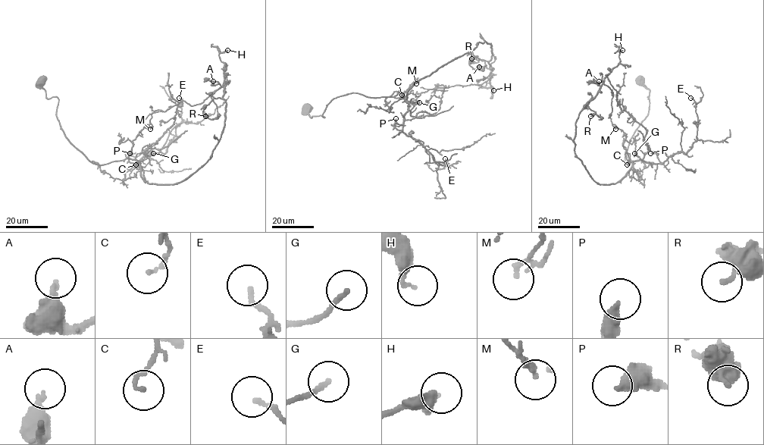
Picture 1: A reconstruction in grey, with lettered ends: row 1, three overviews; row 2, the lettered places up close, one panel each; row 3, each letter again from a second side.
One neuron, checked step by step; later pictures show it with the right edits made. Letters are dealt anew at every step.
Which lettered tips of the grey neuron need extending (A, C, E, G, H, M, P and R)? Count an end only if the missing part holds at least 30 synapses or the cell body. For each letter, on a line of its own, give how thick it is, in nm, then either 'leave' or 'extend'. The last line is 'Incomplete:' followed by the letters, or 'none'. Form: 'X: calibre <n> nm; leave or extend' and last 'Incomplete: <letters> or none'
A: calibre 280 nm; leave
C: calibre 140 nm; leave
E: calibre 150 nm; leave
G: calibre 170 nm; leave
H: calibre 140 nm; leave
M: calibre 90 nm; leave
P: calibre 400 nm; leave
R: calibre 280 nm; leave
Incomplete: none

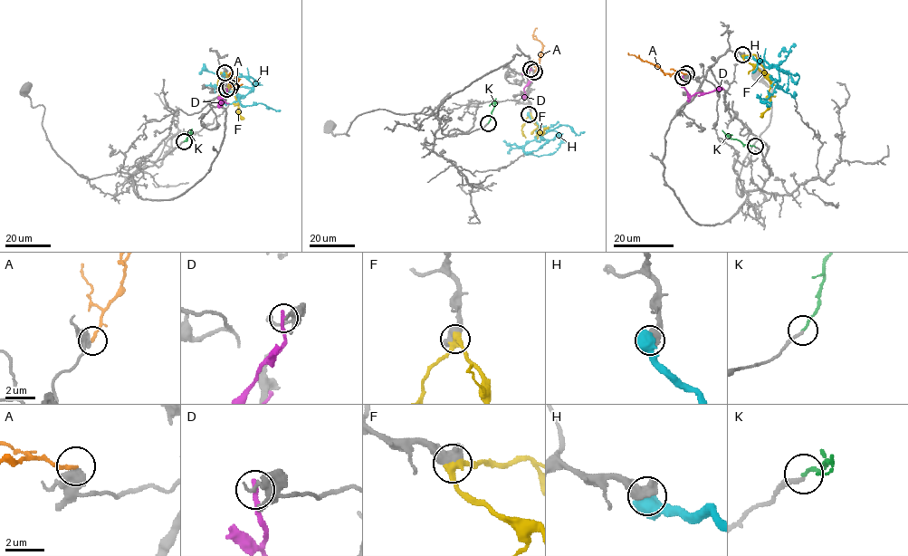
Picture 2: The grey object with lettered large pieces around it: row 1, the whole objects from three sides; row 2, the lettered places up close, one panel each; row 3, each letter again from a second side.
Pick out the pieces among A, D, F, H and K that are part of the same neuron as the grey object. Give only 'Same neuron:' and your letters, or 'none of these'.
Same neuron: F, K

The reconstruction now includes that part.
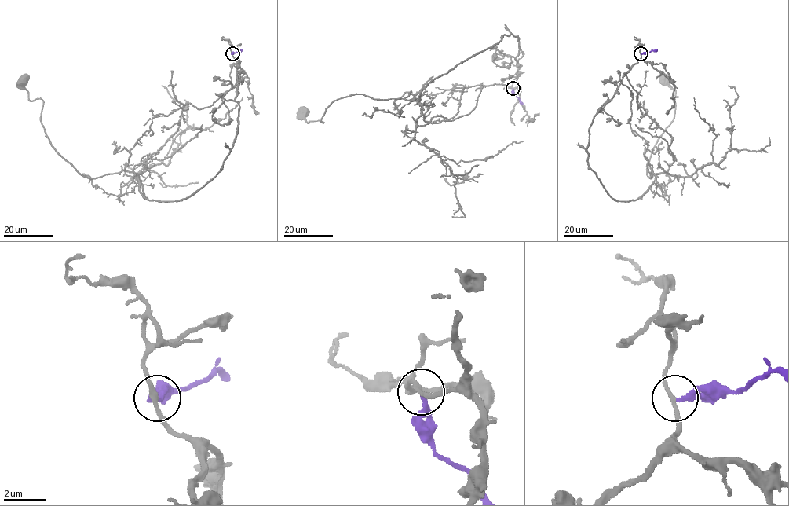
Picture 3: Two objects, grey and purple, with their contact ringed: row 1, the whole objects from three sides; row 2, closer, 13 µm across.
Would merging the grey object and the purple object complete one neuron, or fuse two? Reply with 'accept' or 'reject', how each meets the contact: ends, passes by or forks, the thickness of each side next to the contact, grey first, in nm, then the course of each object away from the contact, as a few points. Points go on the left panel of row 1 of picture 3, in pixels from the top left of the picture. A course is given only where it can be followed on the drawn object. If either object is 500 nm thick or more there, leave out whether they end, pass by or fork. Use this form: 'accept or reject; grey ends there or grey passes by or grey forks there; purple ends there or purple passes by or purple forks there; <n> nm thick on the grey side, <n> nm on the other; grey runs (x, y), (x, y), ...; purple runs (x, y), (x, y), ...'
accept; grey passes by; purple ends there; 190 nm thick on the grey side, 240 nm on the other; grey runs (231, 53), (236, 82), (210, 106), (187, 103), (140, 174), (81, 174), (23, 79); purple runs (231, 53), (242, 49)

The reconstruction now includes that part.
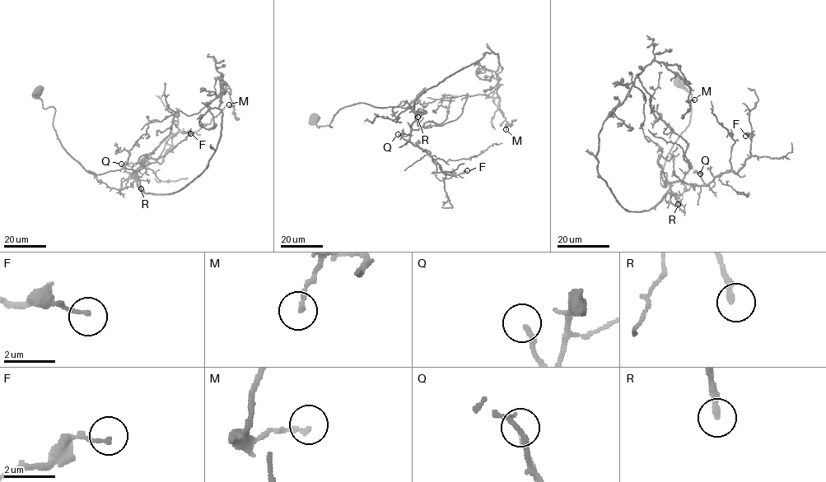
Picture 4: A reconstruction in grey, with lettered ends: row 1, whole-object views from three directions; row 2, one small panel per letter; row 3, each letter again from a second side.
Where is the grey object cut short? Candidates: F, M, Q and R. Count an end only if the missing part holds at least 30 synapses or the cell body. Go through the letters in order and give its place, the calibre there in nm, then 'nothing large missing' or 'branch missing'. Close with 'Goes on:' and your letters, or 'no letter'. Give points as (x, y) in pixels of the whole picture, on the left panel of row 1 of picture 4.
F: at (190, 133); 140 nm thick; nothing large missing
M: at (229, 104); 180 nm thick; nothing large missing
Q: at (121, 164); 160 nm thick; nothing large missing
R: at (141, 188); 240 nm thick; branch missing
Goes on: R

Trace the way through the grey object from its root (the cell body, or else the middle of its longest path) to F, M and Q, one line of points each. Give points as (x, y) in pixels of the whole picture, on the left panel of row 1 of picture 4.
F: (38, 90), (43, 107), (55, 109), (62, 147), (95, 174), (160, 163), (172, 137), (190, 133)
M: (38, 90), (62, 147), (95, 174), (139, 170), (176, 112), (218, 95), (221, 74), (229, 104)
Q: (38, 90), (43, 107), (55, 109), (53, 127), (61, 145), (86, 170), (138, 170), (127, 173), (121, 164)

